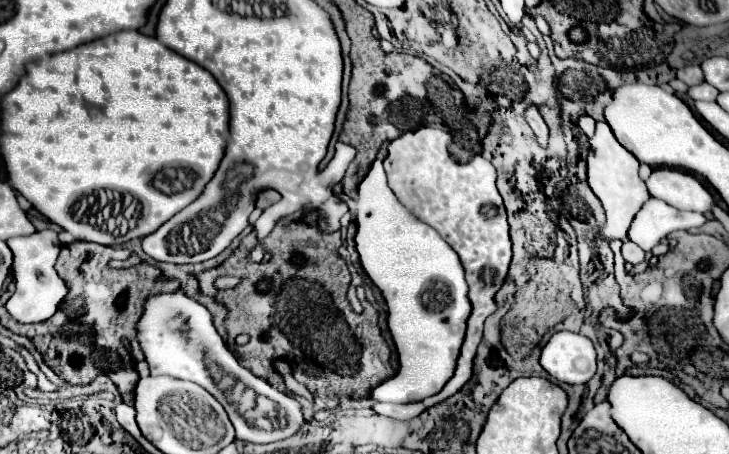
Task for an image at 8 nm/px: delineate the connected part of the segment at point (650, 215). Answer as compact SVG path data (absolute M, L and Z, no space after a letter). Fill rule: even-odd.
M648 199L642 209L636 213L628 237L644 251L650 251L658 245L668 233L678 229L700 227L706 221L702 213L680 211L660 199Z

